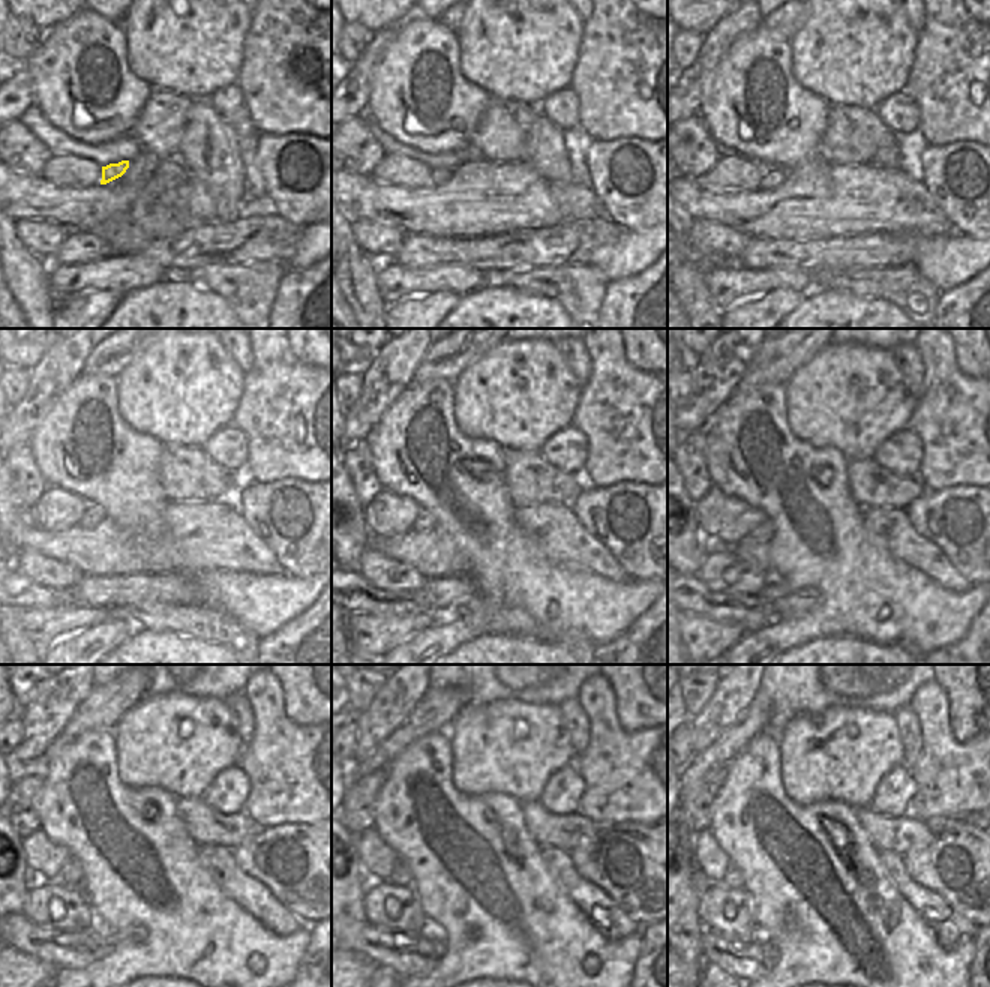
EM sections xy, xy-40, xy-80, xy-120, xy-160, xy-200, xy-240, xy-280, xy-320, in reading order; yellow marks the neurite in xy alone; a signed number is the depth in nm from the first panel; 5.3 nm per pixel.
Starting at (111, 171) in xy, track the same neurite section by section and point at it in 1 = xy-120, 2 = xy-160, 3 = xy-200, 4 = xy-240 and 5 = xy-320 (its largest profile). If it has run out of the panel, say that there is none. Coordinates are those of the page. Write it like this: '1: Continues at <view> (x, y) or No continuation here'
1: Continues at xy-120 (93, 515)
2: Continues at xy-160 (425, 521)
3: Continues at xy-200 (758, 524)
4: Continues at xy-240 (71, 875)
5: Continues at xy-320 (734, 879)

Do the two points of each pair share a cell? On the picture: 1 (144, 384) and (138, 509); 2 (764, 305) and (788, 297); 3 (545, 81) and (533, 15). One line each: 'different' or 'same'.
1: different
2: same
3: same

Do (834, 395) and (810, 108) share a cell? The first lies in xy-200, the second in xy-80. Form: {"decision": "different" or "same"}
{"decision": "different"}

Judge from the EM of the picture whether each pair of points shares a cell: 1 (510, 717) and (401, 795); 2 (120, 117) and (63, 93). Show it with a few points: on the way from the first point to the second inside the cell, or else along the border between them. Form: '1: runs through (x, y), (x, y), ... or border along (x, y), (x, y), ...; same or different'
1: border along (446, 731), (450, 740), (452, 783), (462, 792); different
2: runs through (107, 111), (89, 111), (81, 104), (77, 104); same

